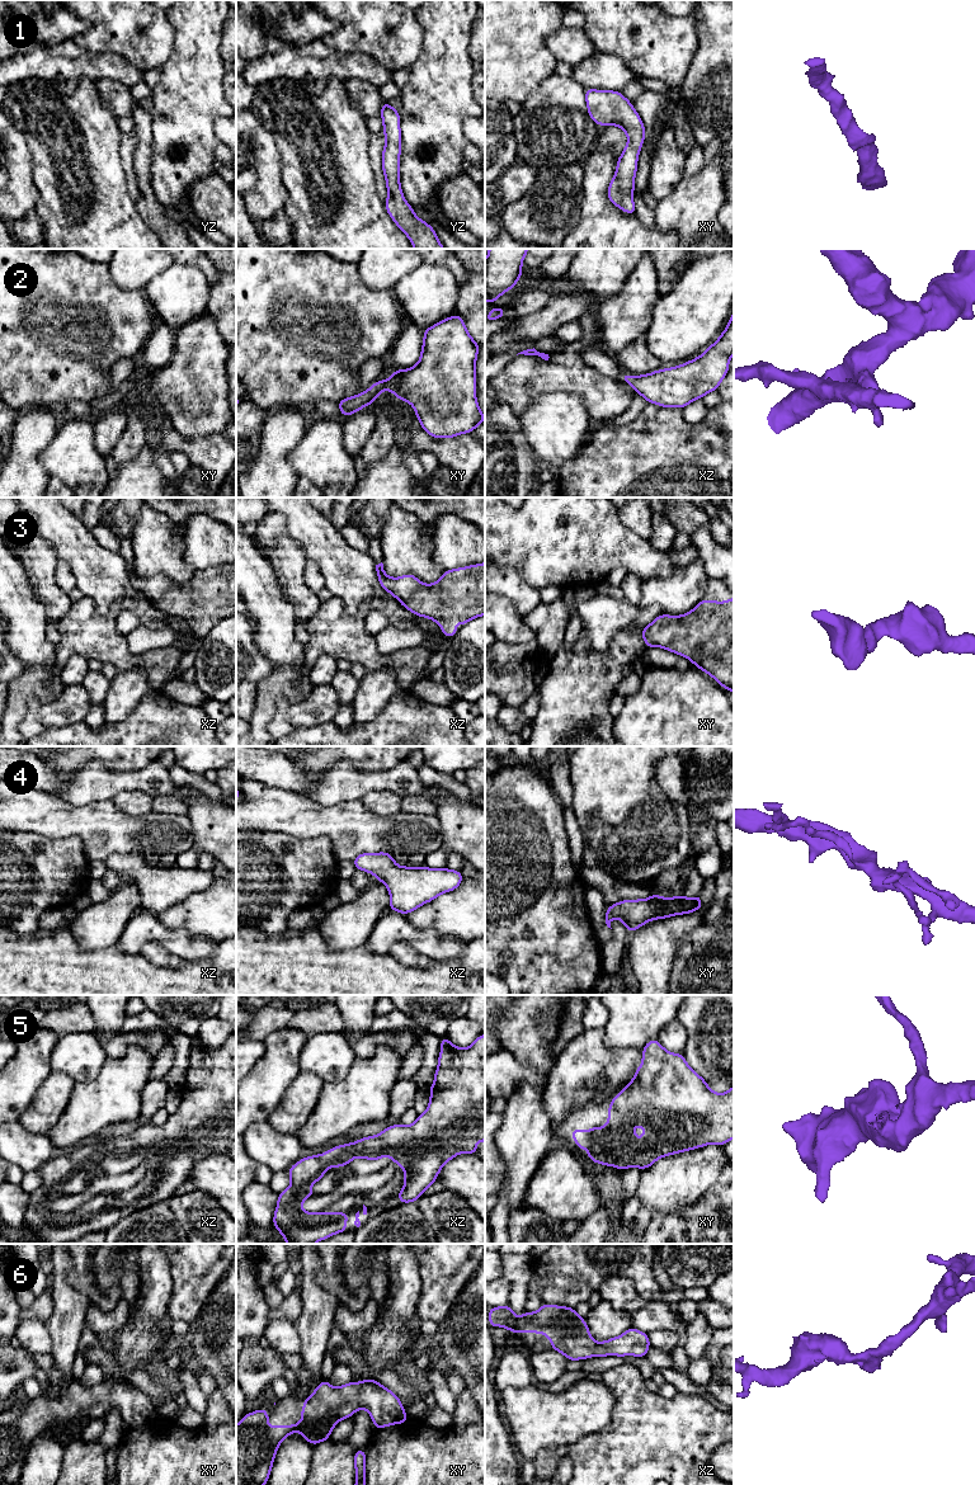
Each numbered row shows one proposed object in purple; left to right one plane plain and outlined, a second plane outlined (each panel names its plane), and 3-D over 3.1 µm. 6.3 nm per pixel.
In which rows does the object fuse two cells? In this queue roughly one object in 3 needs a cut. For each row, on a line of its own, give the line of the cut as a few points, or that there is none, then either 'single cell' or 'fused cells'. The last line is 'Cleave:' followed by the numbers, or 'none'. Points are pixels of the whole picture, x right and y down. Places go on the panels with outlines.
1: no cut; single cell
2: no cut; single cell
3: no cut; single cell
4: no cut; single cell
5: no cut; single cell
6: no cut; single cell
Cleave: none

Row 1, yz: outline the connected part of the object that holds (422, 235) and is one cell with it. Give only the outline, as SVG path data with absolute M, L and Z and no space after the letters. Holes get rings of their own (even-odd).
M382 102L381 118L386 143L382 151L382 170L386 179L388 197L385 208L396 226L409 237L414 249L446 249L433 227L421 221L413 207L405 201L400 185L400 114L387 102Z

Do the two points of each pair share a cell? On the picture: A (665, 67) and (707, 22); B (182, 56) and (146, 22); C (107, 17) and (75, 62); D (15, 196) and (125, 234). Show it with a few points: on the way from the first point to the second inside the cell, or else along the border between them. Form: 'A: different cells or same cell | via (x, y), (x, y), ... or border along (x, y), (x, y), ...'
A: different cells | border along (693, 15), (697, 50), (689, 64)
B: different cells | border along (168, 18), (174, 32), (174, 47), (163, 66)
C: different cells | border along (72, 38), (79, 46), (90, 51), (113, 53)
D: different cells | border along (32, 173), (37, 193), (34, 207)

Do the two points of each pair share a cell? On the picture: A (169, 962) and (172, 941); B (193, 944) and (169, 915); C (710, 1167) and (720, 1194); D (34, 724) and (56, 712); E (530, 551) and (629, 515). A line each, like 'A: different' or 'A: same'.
A: different
B: different
C: different
D: same
E: different

